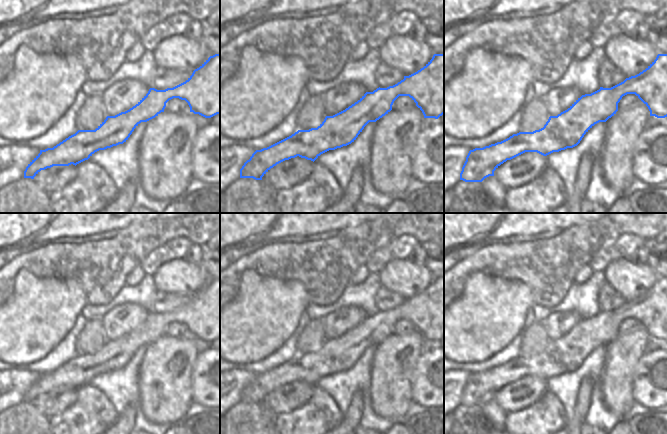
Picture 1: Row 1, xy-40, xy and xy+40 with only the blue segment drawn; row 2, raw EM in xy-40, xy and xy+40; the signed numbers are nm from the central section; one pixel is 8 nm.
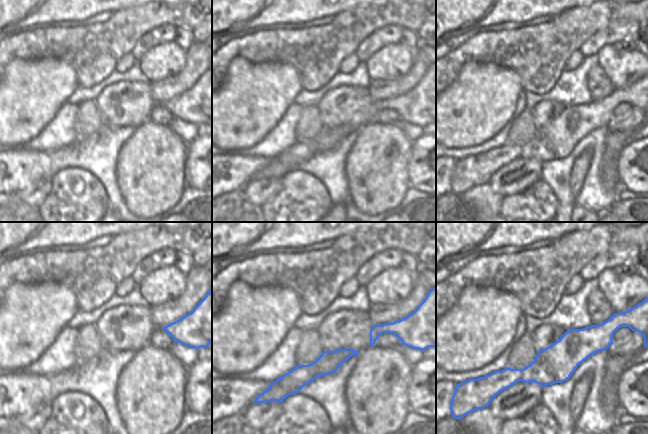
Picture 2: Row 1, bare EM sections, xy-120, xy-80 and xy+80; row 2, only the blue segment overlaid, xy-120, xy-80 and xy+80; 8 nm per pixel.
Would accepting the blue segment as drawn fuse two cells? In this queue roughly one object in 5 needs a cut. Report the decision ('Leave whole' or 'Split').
Leave whole.

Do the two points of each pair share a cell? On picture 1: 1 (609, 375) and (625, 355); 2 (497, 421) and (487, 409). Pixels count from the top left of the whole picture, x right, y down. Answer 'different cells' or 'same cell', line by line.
1: same cell
2: same cell

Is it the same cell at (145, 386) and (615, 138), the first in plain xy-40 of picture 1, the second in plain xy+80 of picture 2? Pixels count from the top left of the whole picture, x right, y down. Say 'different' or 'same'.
same

